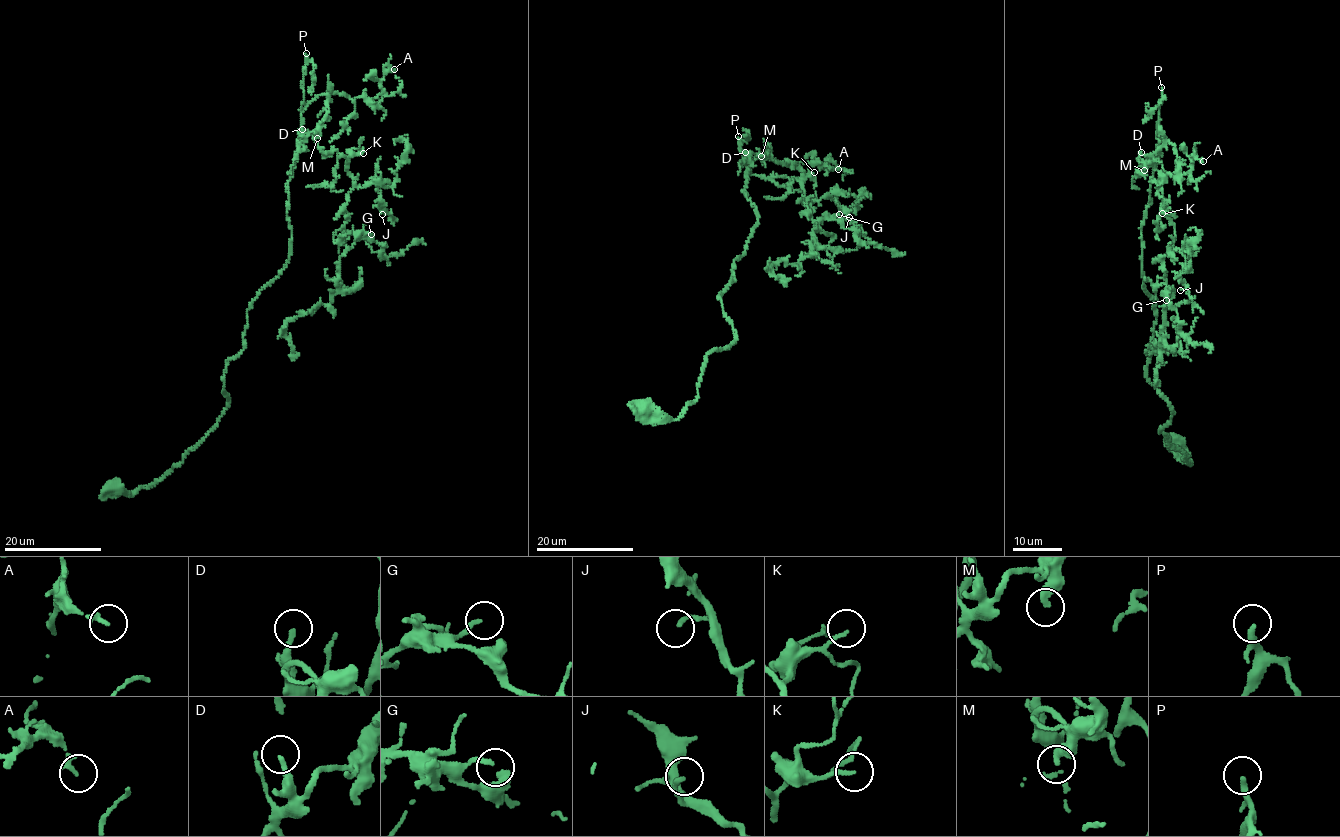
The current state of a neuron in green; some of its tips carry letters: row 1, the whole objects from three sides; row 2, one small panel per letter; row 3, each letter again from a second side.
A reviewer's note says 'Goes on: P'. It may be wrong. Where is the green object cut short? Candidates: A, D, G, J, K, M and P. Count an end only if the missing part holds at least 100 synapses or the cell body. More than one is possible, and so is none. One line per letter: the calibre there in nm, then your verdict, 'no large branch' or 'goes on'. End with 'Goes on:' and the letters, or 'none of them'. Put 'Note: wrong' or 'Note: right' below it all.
A: calibre 190 nm; no large branch
D: calibre 200 nm; no large branch
G: calibre 180 nm; no large branch
J: calibre 160 nm; no large branch
K: calibre 140 nm; no large branch
M: calibre 280 nm; no large branch
P: calibre 160 nm; goes on
Goes on: P
Note: right

